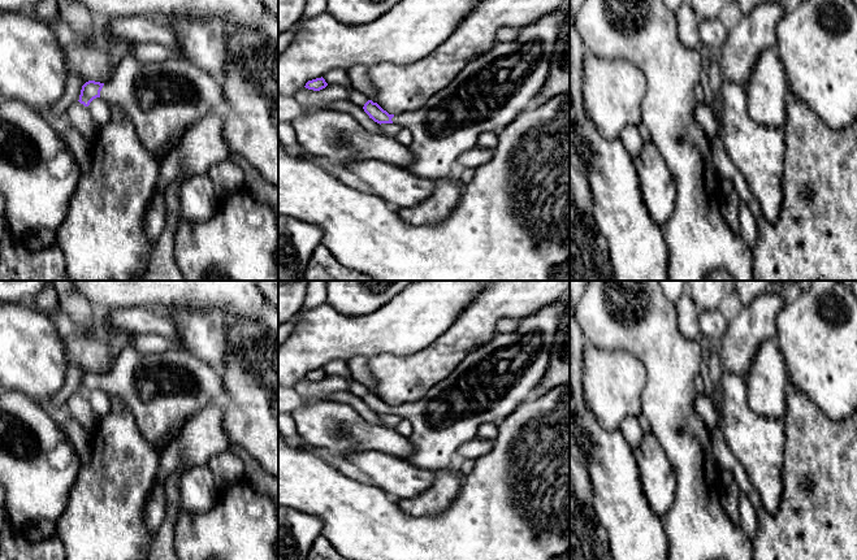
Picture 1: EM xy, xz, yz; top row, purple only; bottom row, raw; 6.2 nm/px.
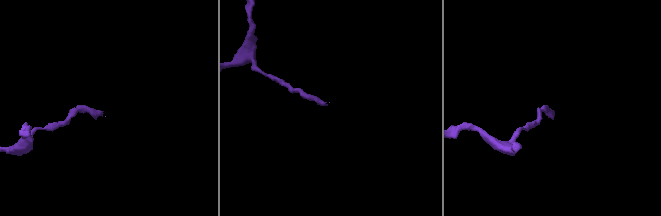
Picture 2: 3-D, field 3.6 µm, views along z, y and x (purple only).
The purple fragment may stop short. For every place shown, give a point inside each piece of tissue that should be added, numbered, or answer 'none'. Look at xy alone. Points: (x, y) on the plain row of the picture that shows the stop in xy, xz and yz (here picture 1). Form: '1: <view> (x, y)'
1: xy (161, 391)

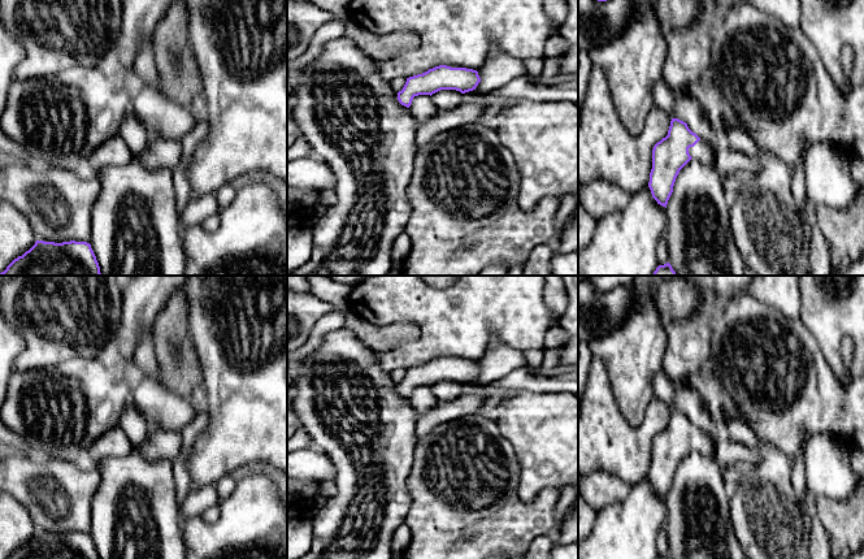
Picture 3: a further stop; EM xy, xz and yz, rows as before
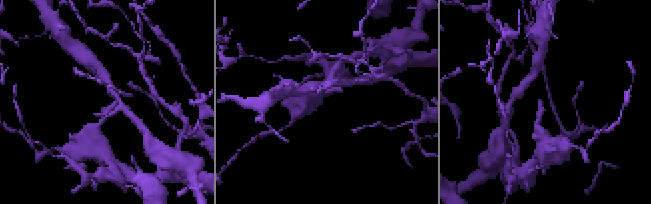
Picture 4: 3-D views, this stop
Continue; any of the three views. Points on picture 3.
1: yz (702, 442)

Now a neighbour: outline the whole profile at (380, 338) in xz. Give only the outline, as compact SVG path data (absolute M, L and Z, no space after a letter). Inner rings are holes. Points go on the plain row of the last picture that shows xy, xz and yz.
M352 312L346 315L344 328L352 330L359 341L377 352L417 341L421 335L421 330L416 324L398 322L377 326L356 317Z

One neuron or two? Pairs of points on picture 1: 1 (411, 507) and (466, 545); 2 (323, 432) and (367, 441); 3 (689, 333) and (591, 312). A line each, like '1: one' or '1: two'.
1: two
2: one
3: two

